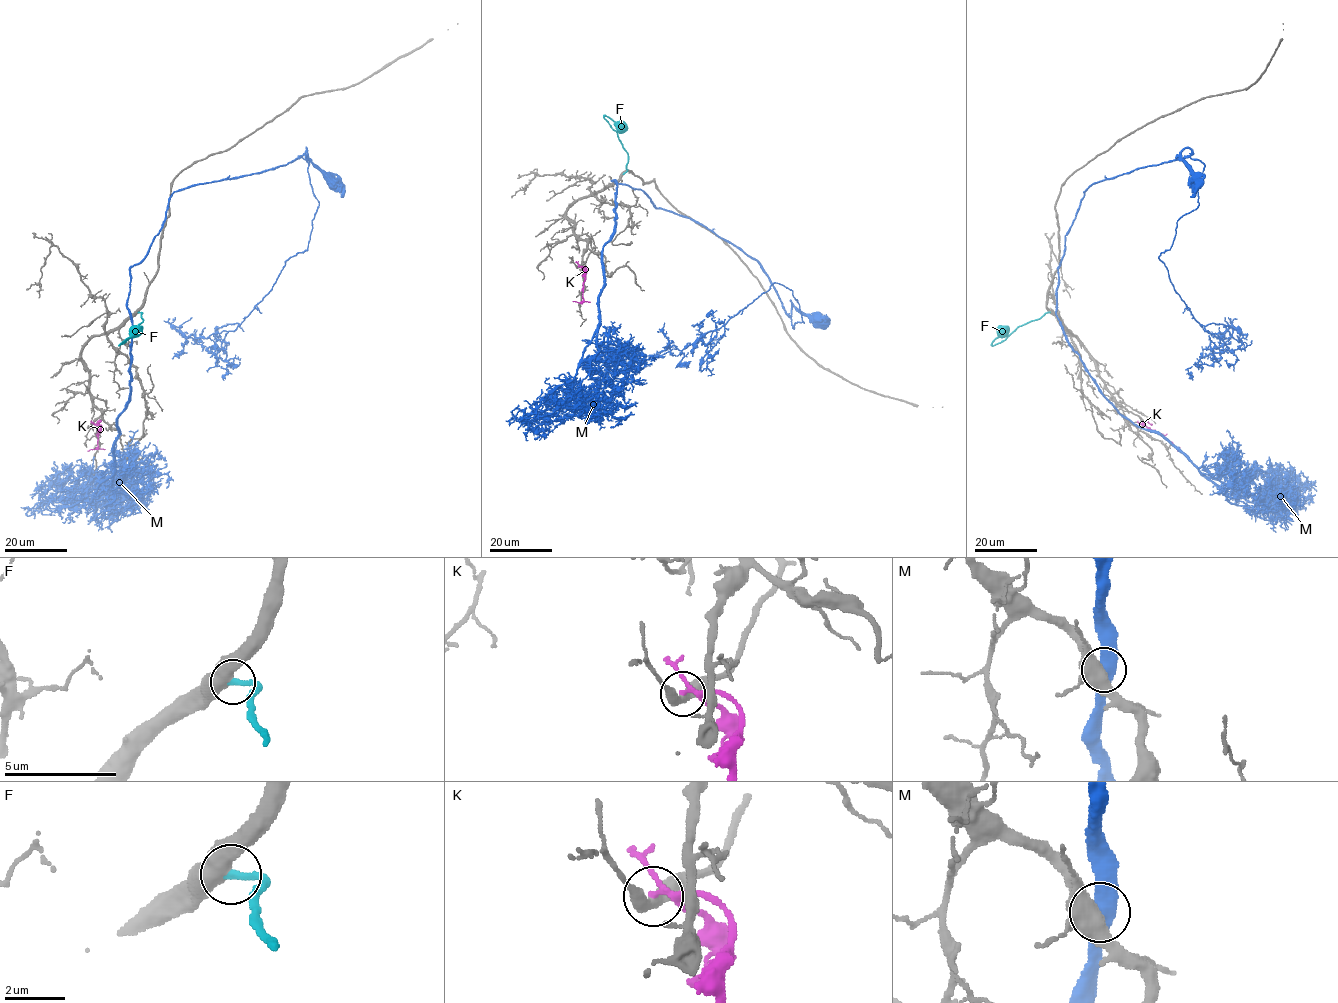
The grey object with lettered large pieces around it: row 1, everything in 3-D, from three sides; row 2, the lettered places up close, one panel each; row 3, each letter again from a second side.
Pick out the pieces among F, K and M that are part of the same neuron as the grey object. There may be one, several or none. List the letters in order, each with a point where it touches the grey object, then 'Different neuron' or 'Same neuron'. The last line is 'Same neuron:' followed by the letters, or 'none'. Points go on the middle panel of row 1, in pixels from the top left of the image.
F: Touches grey at (623, 173). Same neuron
K: Touches grey at (578, 266). Different neuron
M: Touches grey at (616, 206). Different neuron
Same neuron: F

